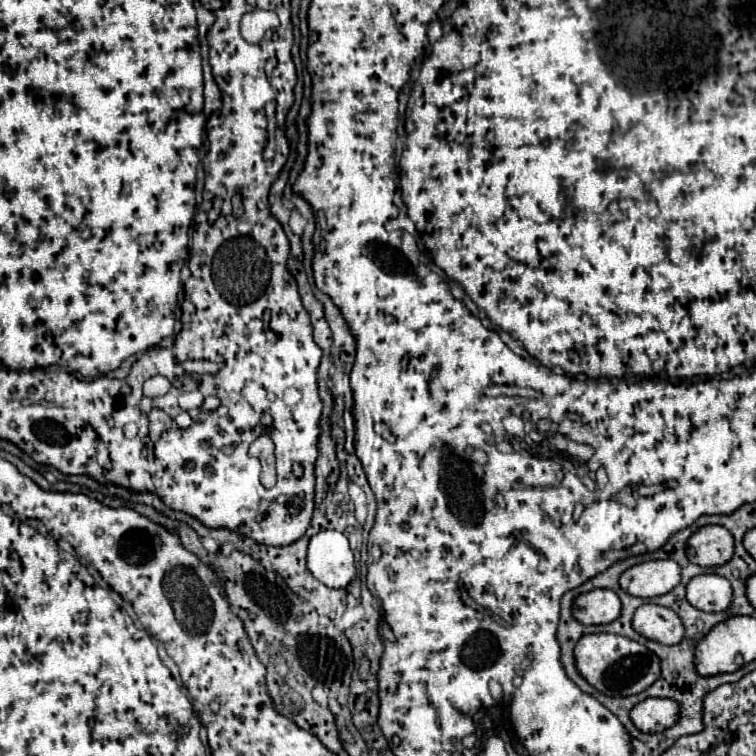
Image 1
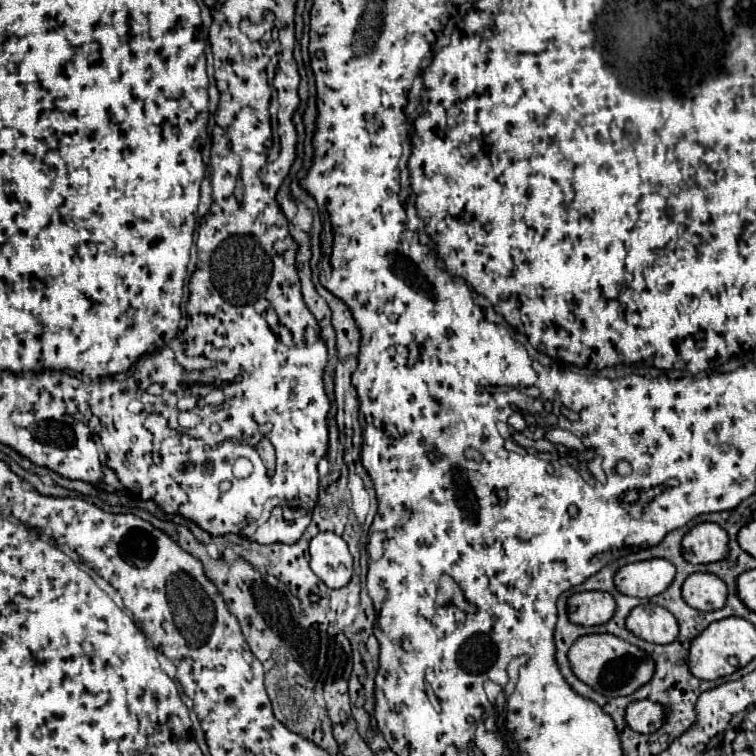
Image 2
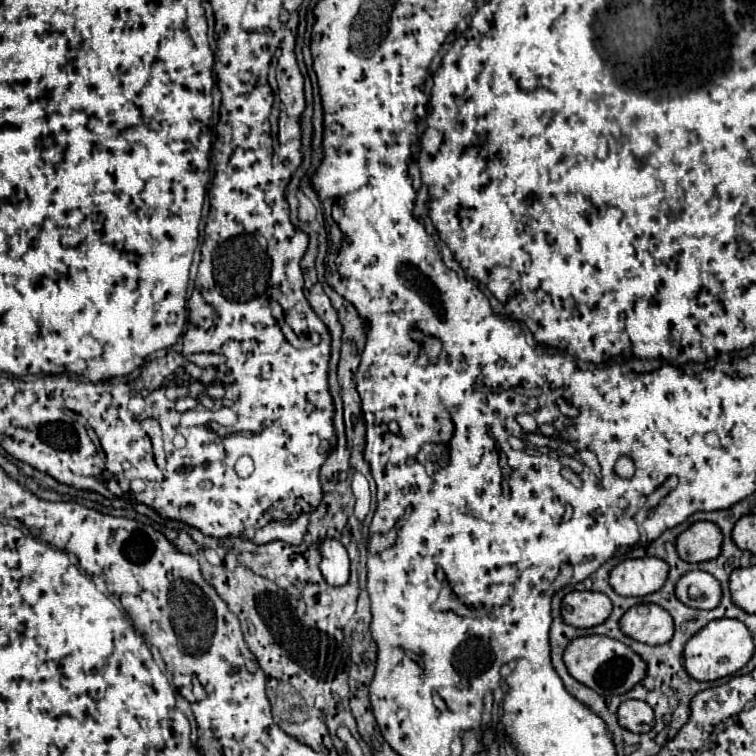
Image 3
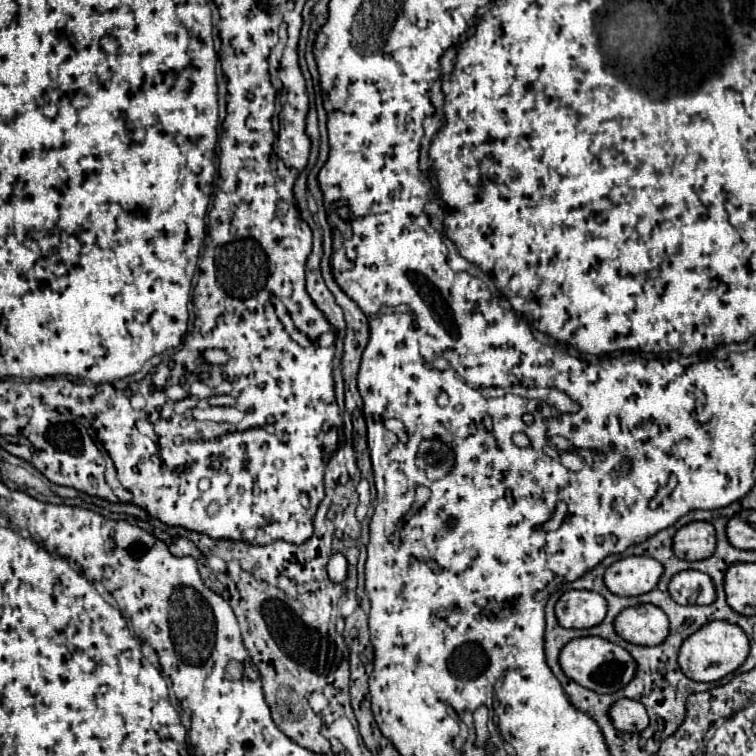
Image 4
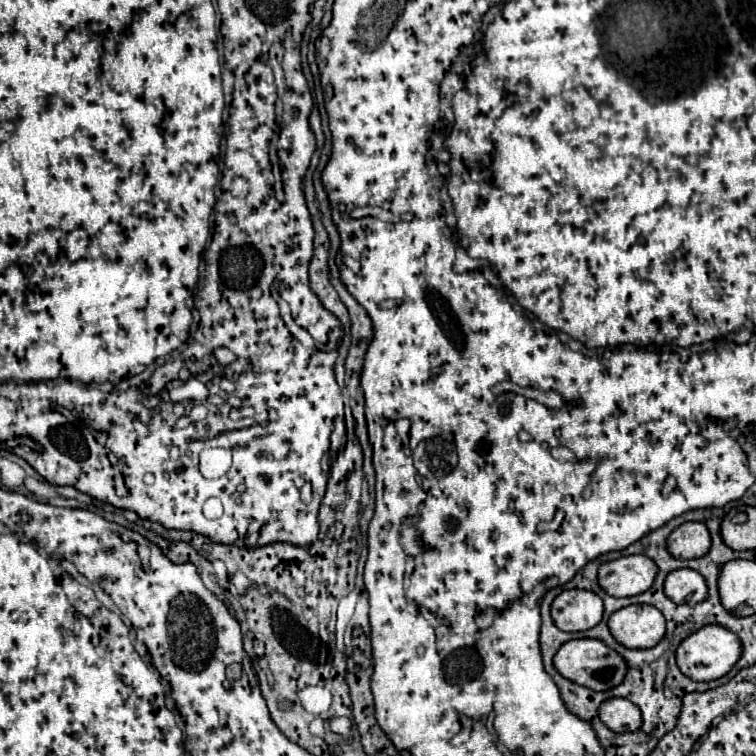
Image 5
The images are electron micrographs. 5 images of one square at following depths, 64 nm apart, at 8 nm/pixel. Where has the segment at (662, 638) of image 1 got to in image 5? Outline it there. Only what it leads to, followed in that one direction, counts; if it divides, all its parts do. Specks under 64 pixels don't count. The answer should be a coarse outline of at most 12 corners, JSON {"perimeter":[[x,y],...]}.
{"perimeter":[[646,604],[608,618],[616,642],[652,648],[666,632],[664,616]]}

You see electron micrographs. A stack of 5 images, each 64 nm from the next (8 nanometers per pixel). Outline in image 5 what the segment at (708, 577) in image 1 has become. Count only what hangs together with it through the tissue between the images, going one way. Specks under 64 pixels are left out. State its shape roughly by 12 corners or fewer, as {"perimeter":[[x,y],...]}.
{"perimeter":[[690,568],[672,570],[664,594],[676,604],[698,604],[706,580]]}

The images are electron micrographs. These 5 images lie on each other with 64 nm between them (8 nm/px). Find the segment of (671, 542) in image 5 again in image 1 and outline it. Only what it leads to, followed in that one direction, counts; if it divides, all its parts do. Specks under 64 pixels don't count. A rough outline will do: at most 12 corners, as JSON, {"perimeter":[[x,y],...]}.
{"perimeter":[[702,526],[686,544],[698,566],[726,564],[734,540],[724,526]]}

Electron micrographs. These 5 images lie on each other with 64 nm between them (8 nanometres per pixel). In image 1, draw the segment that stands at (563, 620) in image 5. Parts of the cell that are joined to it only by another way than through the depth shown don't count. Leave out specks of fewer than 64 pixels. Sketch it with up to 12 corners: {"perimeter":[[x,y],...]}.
{"perimeter":[[612,590],[580,594],[572,616],[582,624],[610,624],[620,616]]}

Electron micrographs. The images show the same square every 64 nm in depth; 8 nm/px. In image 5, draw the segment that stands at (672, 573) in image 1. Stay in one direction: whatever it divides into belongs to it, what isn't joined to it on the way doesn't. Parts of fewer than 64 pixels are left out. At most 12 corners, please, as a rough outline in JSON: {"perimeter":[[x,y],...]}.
{"perimeter":[[648,556],[602,562],[600,588],[616,598],[646,592],[656,578]]}

